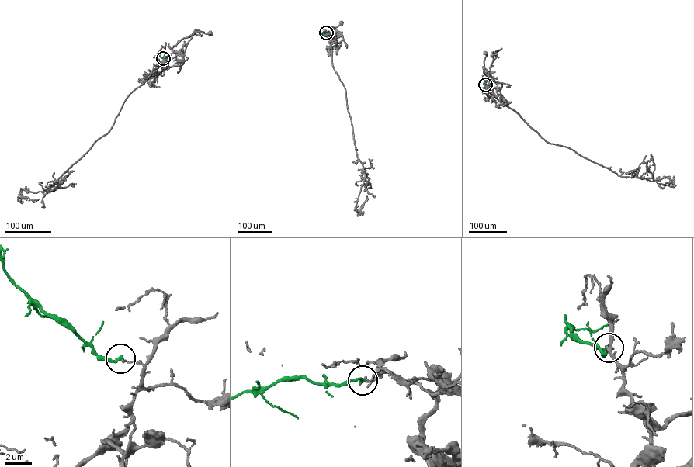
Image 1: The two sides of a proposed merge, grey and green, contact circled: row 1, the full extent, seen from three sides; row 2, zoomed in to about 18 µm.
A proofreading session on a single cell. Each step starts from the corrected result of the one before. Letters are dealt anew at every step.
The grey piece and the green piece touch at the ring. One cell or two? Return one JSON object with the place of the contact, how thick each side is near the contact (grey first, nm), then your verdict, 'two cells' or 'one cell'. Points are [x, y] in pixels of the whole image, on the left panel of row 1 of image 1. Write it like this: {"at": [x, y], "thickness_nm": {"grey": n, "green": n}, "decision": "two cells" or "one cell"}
{"at": [163, 58], "thickness_nm": {"grey": 120, "green": 240}, "decision": "two cells"}

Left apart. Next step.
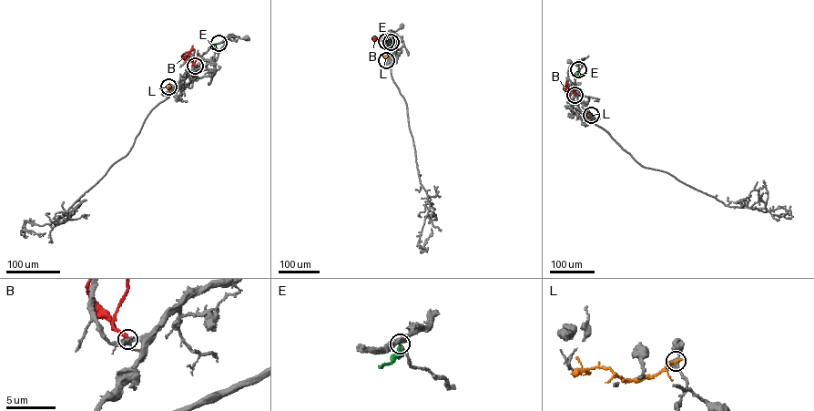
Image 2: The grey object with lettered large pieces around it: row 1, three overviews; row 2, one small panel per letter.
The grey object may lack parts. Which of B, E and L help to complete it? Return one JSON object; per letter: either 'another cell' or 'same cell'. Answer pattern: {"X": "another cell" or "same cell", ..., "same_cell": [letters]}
{"B": "another cell", "E": "another cell", "L": "another cell", "same_cell": []}

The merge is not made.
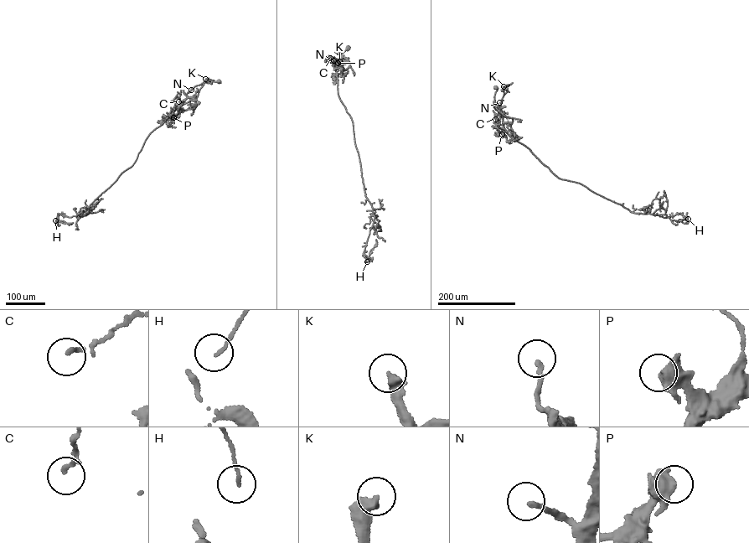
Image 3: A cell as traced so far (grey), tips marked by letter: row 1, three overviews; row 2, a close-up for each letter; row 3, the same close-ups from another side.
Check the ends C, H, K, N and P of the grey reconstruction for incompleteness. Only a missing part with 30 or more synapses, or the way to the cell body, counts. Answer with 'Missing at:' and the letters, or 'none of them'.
Missing at: K, N

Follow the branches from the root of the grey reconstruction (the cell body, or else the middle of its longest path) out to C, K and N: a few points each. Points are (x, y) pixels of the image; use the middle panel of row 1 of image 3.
C: (348, 48), (343, 52), (338, 54), (338, 51), (342, 55), (334, 61), (330, 58)
K: (348, 48), (343, 52), (338, 54), (338, 51), (342, 55), (333, 61), (339, 61)
N: (348, 48), (343, 52), (338, 54), (338, 51), (342, 55), (333, 60)

